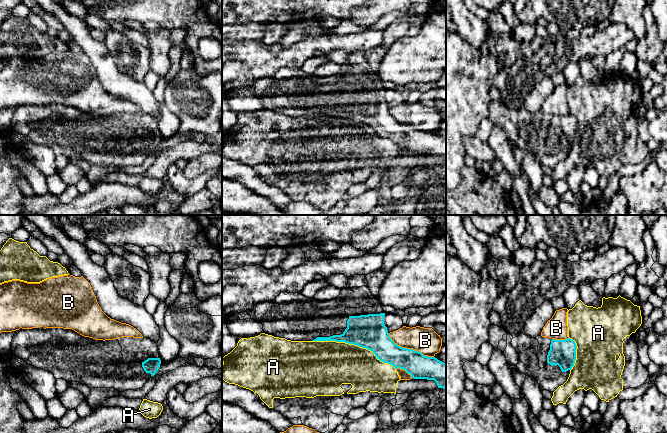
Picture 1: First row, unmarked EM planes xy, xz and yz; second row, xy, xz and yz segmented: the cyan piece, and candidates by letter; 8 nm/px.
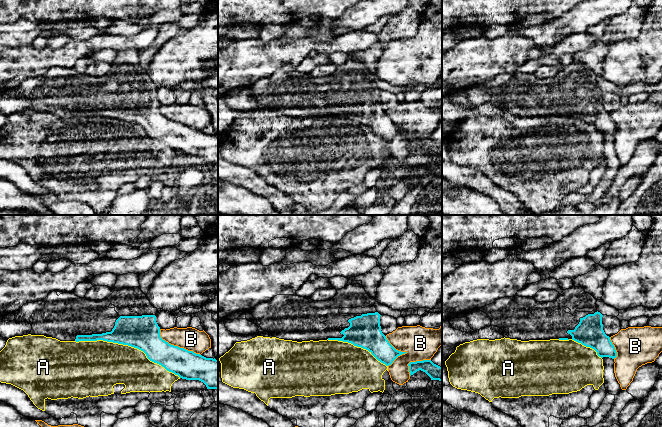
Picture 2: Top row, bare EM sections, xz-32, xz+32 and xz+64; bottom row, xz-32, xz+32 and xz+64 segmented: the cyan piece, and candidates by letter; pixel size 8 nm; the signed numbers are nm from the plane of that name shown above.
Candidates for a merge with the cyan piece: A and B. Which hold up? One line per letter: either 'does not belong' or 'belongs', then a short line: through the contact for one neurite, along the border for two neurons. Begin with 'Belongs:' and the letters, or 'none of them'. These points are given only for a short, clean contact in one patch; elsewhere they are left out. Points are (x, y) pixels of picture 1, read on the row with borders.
Belongs: none of them
A: does not belong
B: does not belong

